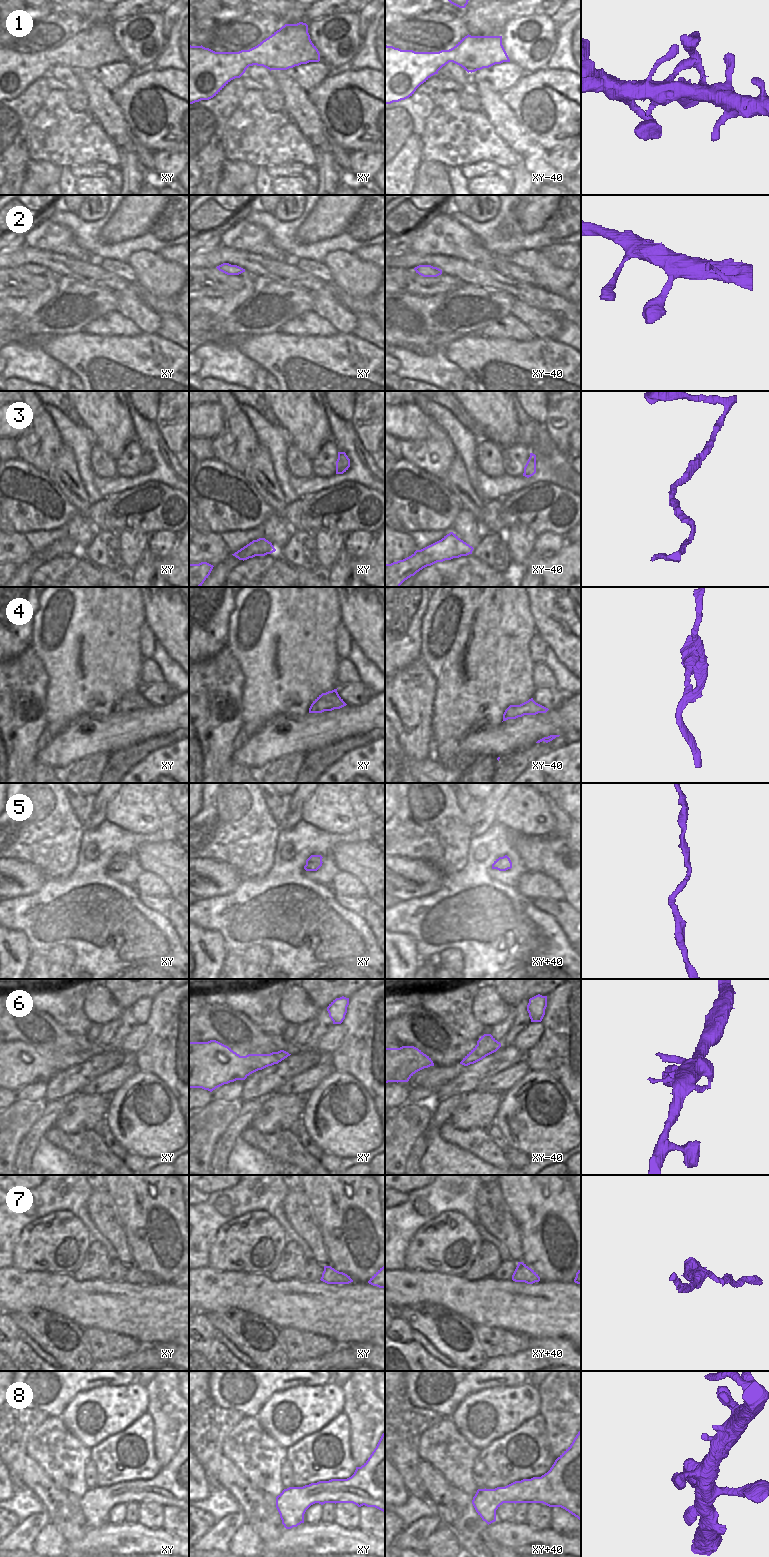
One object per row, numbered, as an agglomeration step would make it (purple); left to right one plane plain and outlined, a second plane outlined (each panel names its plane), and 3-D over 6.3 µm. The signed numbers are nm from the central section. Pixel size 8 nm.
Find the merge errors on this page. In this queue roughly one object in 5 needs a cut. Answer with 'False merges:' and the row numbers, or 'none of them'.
False merges: none of them

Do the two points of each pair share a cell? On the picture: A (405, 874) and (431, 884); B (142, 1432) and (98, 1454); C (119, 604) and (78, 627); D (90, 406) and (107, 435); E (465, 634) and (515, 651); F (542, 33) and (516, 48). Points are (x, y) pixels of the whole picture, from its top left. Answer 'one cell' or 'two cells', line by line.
A: one cell
B: one cell
C: one cell
D: one cell
E: one cell
F: one cell

